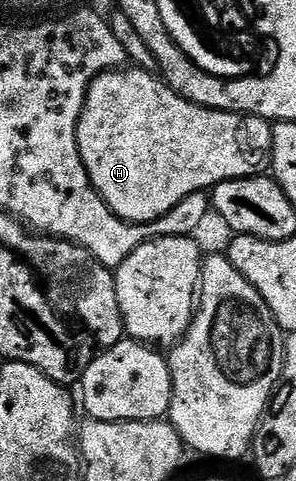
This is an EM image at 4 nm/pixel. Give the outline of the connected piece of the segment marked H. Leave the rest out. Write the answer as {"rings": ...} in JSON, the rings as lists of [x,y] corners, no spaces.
{"rings":[[[117,68],[99,74],[88,86],[88,95],[84,101],[84,111],[78,120],[78,148],[82,156],[82,164],[90,176],[92,186],[104,198],[104,202],[119,218],[125,222],[156,222],[166,212],[174,208],[186,196],[211,191],[213,186],[235,178],[255,178],[263,175],[272,164],[272,128],[273,123],[264,118],[249,118],[243,114],[231,114],[221,110],[202,108],[198,104],[190,104],[190,100],[182,100],[156,74],[135,68]]]}

